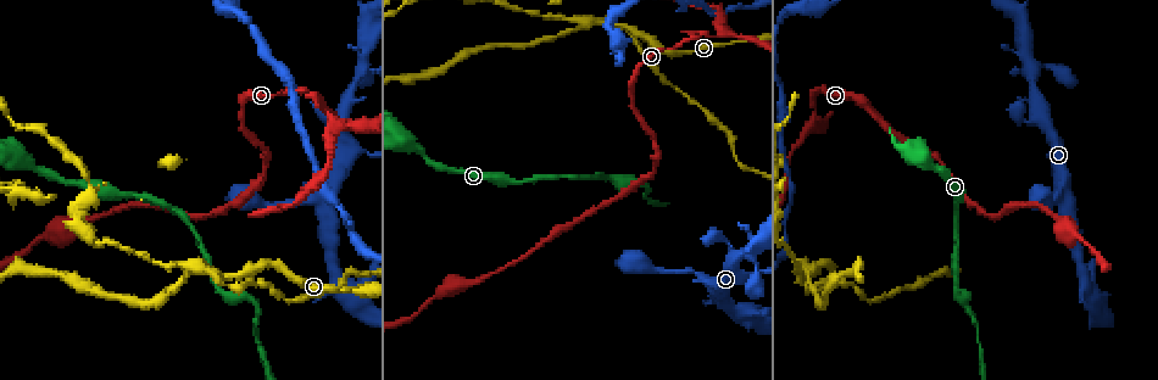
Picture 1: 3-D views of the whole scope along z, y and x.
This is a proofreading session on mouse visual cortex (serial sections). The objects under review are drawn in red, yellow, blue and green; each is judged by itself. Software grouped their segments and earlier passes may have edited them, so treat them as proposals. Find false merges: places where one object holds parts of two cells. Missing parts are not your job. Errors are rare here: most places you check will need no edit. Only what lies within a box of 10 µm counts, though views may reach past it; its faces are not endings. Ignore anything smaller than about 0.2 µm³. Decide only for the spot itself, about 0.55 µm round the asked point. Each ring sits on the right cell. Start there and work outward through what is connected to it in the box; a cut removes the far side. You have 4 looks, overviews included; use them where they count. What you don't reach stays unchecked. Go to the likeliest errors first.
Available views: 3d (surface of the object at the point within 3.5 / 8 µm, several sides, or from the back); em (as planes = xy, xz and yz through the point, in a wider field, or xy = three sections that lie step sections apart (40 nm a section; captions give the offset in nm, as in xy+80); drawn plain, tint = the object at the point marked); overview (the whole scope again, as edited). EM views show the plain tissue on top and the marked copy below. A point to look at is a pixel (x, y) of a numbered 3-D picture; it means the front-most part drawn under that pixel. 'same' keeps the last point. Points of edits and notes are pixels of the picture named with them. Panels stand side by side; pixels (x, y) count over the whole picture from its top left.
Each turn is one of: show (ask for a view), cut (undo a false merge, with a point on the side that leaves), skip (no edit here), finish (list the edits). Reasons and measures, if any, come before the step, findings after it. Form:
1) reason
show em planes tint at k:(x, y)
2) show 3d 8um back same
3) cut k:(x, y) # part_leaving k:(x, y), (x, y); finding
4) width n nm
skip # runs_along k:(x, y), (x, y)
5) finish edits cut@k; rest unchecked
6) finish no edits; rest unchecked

show 3d 3.5um at 1:(800, 268)

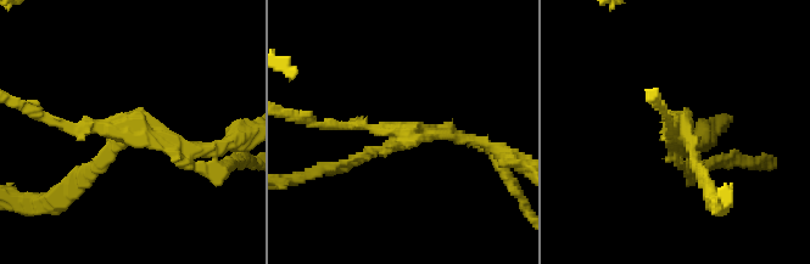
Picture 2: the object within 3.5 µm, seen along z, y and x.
arms 3; arm_widths 150, 150, 150 nm
show em xy step 3 tint at 2:(680, 129)

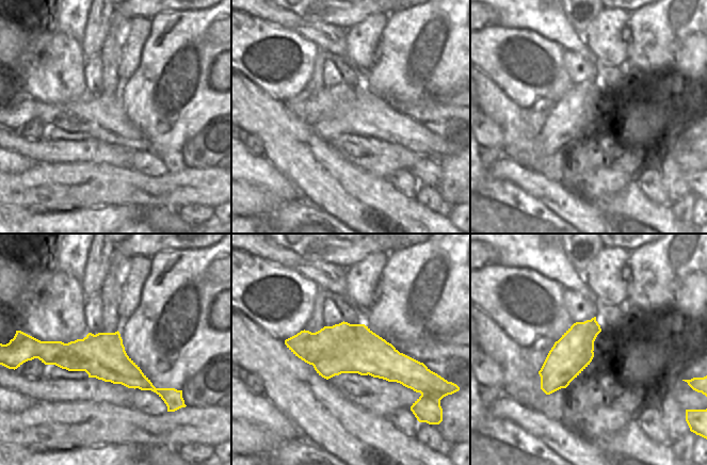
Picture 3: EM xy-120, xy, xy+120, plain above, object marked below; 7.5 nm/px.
width 380 nm
cut 2:(78, 133) # a second cell is stuck on

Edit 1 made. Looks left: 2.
a fork
show 3d 3.5um at 1:(332, 117)

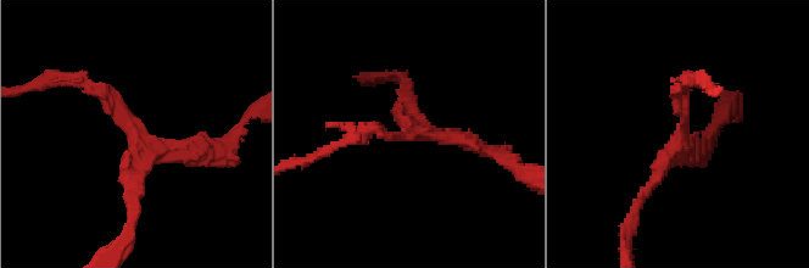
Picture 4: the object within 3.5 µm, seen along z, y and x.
arms 3; arm_widths 150, 150, 200 nm; need the tissue
show em xy step 1 tint at 4:(412, 132)

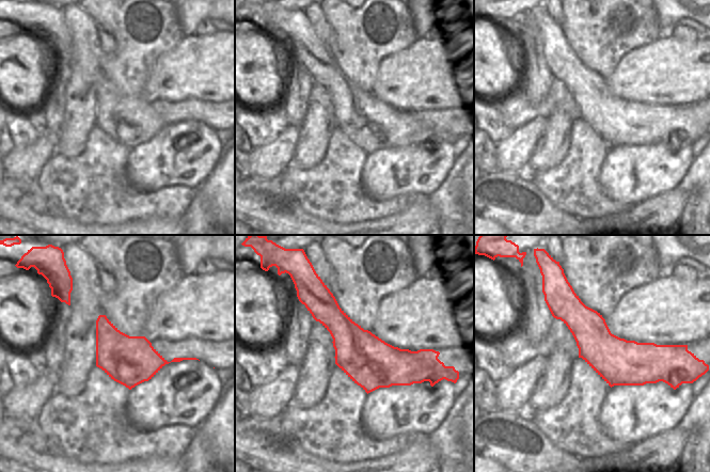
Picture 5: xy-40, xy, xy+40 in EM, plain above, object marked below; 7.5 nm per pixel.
skip # runs_along 4:(685, 79), (679, 146), (637, 206); continuous, no second cell

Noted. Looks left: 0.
finish edits cut@2; rest unchecked

